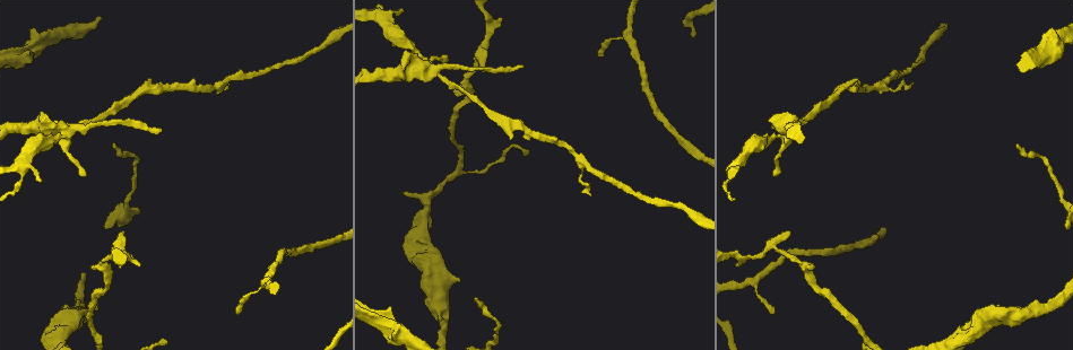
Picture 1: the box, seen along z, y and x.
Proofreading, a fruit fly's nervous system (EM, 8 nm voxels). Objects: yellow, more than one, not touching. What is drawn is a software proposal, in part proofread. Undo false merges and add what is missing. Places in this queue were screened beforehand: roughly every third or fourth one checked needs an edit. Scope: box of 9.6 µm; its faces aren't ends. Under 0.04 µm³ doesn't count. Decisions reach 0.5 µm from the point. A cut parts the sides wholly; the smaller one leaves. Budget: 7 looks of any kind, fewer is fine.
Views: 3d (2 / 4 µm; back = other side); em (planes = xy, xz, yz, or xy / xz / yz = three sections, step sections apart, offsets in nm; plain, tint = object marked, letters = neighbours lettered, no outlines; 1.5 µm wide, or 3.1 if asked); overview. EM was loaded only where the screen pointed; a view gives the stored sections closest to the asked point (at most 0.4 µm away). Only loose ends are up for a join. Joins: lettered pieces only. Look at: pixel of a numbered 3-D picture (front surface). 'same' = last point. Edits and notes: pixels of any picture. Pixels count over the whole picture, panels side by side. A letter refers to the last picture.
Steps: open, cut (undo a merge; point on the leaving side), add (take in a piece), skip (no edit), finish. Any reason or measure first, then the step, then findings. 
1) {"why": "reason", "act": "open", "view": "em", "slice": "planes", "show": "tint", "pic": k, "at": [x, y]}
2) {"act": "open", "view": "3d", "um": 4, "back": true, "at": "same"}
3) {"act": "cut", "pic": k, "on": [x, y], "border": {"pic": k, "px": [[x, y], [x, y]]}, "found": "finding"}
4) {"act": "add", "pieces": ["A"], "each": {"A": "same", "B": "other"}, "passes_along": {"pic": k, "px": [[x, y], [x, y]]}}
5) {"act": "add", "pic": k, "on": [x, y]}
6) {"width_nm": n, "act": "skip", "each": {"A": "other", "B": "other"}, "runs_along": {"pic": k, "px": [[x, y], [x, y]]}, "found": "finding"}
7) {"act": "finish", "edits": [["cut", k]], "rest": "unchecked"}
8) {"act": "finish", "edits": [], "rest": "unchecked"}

{"why": "thick end", "act": "open", "view": "em", "slice": "planes", "show": "letters", "pic": 1, "at": [97, 305]}

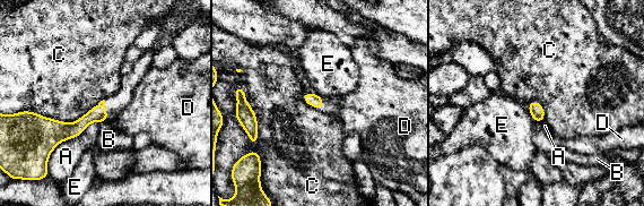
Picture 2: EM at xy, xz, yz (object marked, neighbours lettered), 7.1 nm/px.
{"act": "skip", "each": {"A": "other", "B": "other", "C": "other", "D": "other", "E": "other"}, "border": {"pic": 2, "px": [[103, 99], [70, 122], [25, 111]]}, "found": "none of them fits"}

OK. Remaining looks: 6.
{"why": "three-way junction", "act": "open", "view": "3d", "um": 4, "pic": 1, "at": [65, 132]}

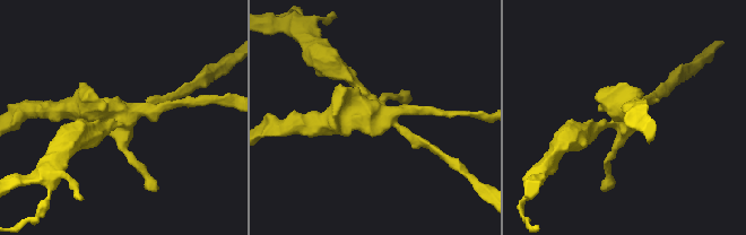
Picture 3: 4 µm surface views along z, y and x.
{"act": "open", "view": "em", "slice": "yz", "step": 8, "show": "tint", "pic": 3, "at": [372, 107]}

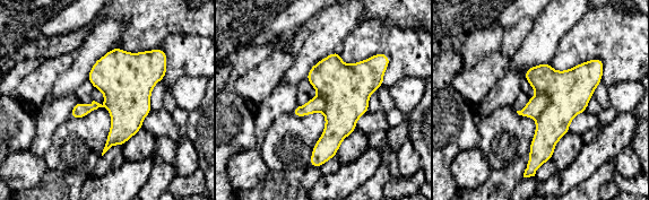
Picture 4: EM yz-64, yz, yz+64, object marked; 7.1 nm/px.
{"why": "another direction", "act": "open", "view": "em", "slice": "planes", "show": "letters", "at": "same"}

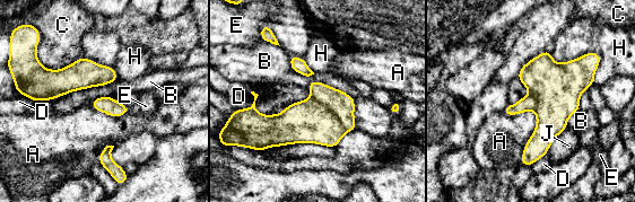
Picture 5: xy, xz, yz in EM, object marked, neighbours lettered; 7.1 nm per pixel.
{"act": "cut", "pic": 5, "on": [309, 121], "each": {"A": "other", "B": "other", "C": "other", "D": "other", "E": "other", "H": "other", "J": "other"}, "part_leaving": {"pic": 5, "px": [[114, 77], [72, 77], [34, 97]]}, "found": "two neurons meet here"}

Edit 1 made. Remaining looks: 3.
{"act": "finish", "edits": [["cut", 5]], "rest": "unchecked"}

